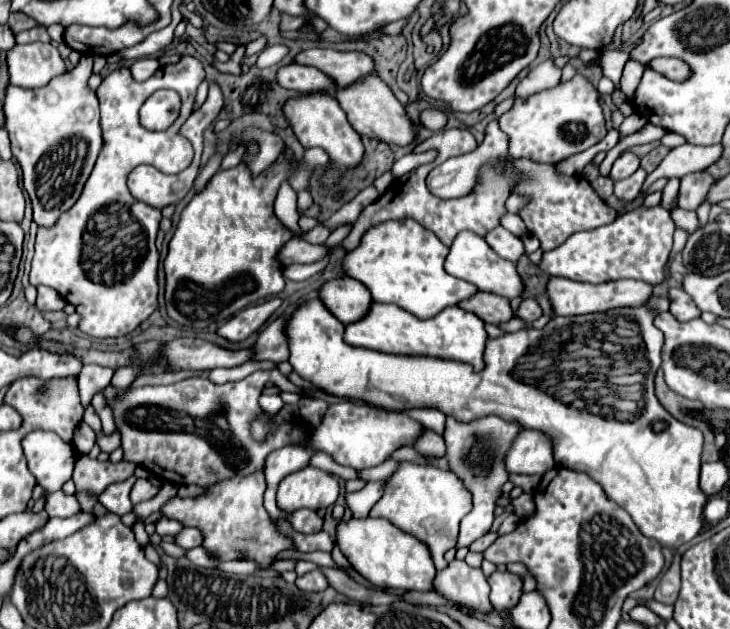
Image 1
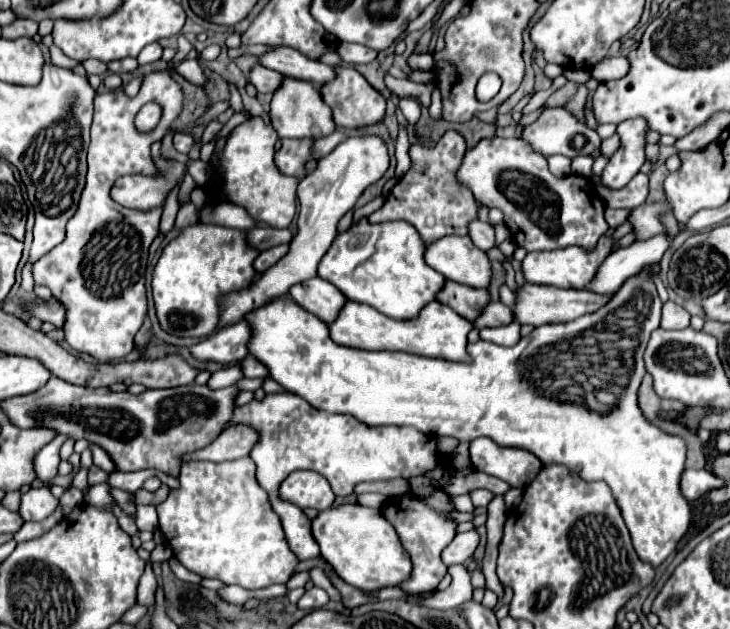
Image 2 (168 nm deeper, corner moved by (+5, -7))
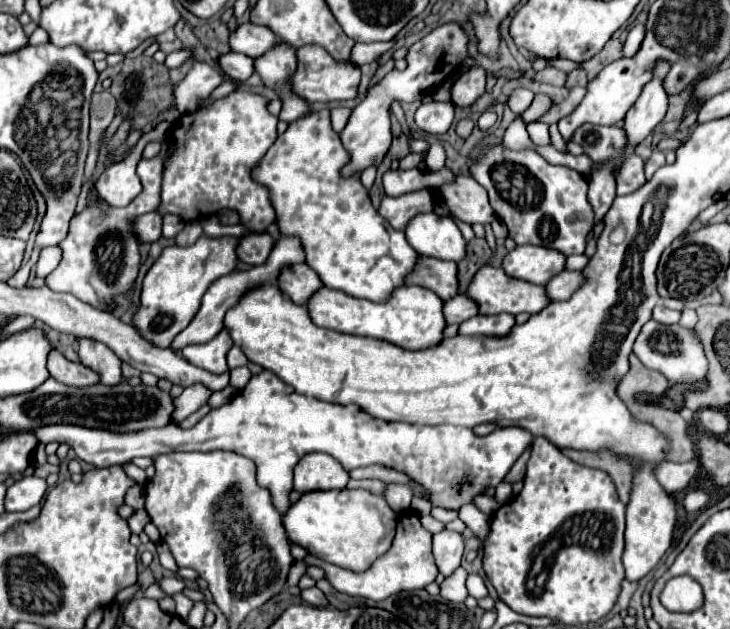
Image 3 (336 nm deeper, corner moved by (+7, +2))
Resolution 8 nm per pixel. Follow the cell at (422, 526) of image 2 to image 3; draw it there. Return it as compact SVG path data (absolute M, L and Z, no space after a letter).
M407 510L397 520L397 534L395 534L391 550L385 556L381 556L369 570L355 574L351 570L343 570L343 568L337 568L333 564L319 562L319 560L315 560L313 554L307 554L307 558L303 562L309 566L319 566L325 572L325 578L329 580L329 584L343 594L349 594L355 598L385 600L385 596L393 596L393 594L403 592L403 590L425 588L427 584L431 584L437 578L439 572L437 572L437 564L433 564L431 538L433 538L433 534L421 526L419 514L415 514L413 510Z

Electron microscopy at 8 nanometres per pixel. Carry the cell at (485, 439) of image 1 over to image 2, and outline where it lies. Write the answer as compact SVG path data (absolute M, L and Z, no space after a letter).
M467 531L467 533L459 533L459 535L455 535L455 539L443 549L443 553L441 553L441 559L443 559L443 563L447 565L447 567L451 567L451 565L461 565L461 563L465 563L467 559L471 559L473 557L473 551L477 549L477 545L479 545L479 535L477 535L477 531Z

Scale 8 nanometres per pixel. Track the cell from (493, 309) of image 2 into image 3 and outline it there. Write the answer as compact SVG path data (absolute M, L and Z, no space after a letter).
M461 292L453 300L445 302L443 312L445 312L447 324L461 324L461 322L465 322L465 320L469 320L469 318L479 314L477 306L473 304L473 300L469 300L469 296L465 296Z

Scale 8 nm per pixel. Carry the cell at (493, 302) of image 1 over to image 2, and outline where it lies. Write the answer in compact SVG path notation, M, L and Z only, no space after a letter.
M447 279L441 291L437 293L437 301L449 305L455 313L465 317L467 321L473 321L479 315L479 309L483 309L483 305L489 303L489 293L485 289L469 287Z

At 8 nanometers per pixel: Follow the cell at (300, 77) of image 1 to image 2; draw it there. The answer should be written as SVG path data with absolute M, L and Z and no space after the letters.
M261 65L251 67L251 71L247 75L247 81L257 89L257 93L273 93L279 87L281 79L283 79L281 73L275 73Z

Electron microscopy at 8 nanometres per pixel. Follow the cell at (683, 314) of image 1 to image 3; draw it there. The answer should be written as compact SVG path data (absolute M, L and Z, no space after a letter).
M663 304L655 306L655 310L653 310L653 320L661 322L661 324L677 324L679 318L681 318L681 312L669 310L669 308L665 308Z

